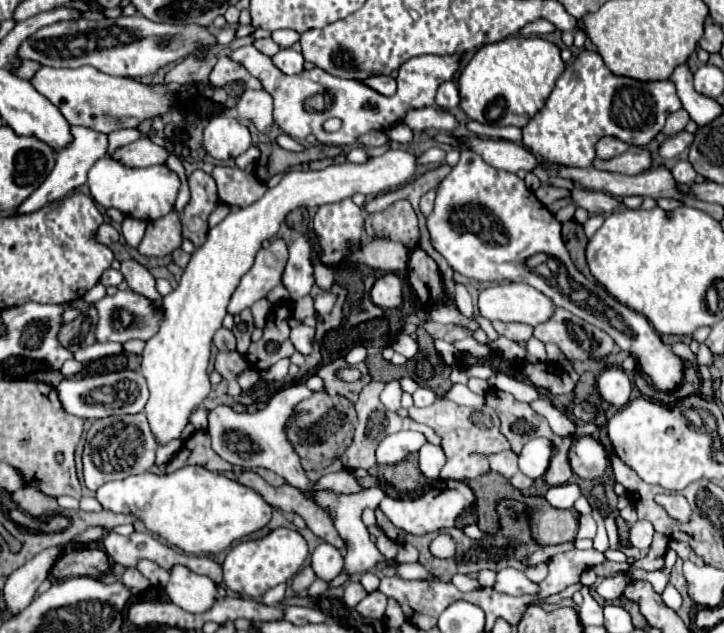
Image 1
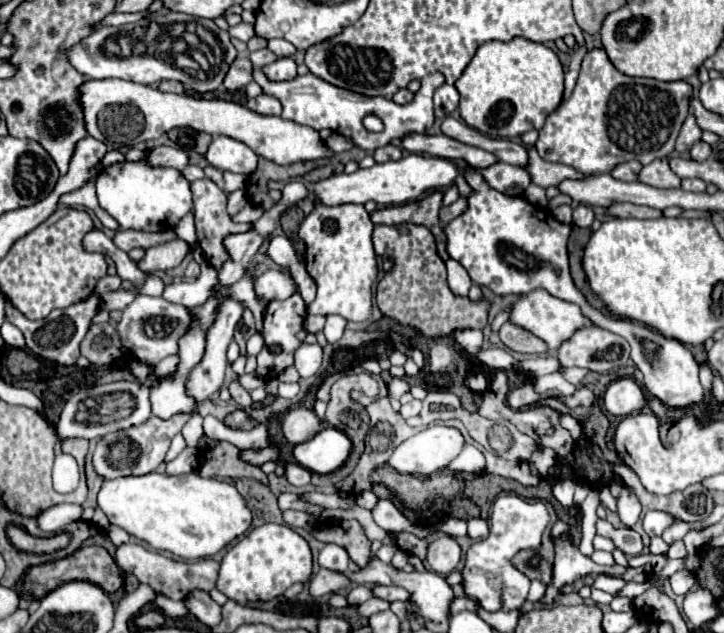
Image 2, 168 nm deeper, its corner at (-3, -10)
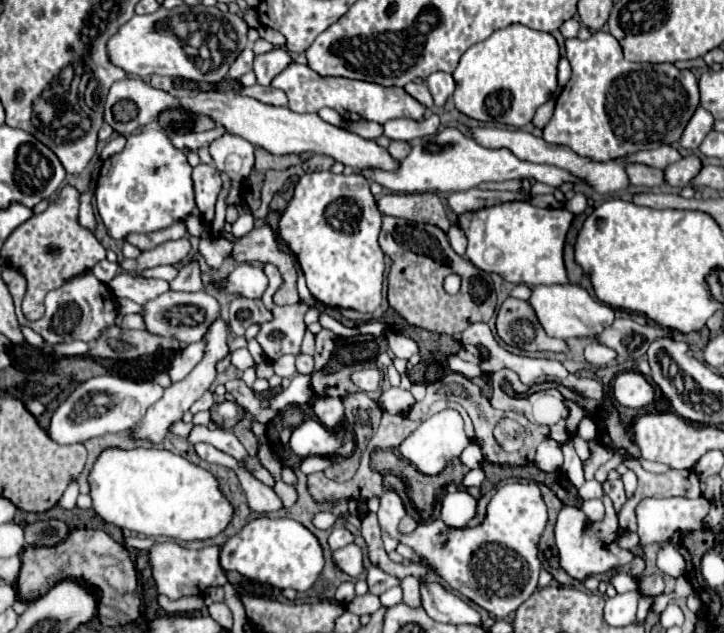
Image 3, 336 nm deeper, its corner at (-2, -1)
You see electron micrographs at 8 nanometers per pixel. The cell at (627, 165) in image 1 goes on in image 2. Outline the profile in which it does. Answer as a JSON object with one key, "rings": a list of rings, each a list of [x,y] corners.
{"rings":[[[654,160],[648,166],[642,168],[642,172],[638,174],[638,180],[656,188],[680,188],[680,178],[670,170],[668,160]]]}

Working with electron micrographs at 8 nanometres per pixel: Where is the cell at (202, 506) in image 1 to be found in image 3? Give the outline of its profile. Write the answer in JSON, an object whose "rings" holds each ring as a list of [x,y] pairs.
{"rings":[[[105,449],[89,473],[93,509],[107,523],[145,537],[203,541],[217,537],[233,519],[233,505],[207,469],[163,449]]]}

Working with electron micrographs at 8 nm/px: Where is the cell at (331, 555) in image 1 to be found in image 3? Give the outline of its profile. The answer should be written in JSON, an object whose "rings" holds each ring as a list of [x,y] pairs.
{"rings":[[[333,527],[333,531],[331,531],[331,535],[329,535],[327,541],[329,541],[331,551],[337,551],[337,549],[353,543],[353,535],[345,527]]]}

